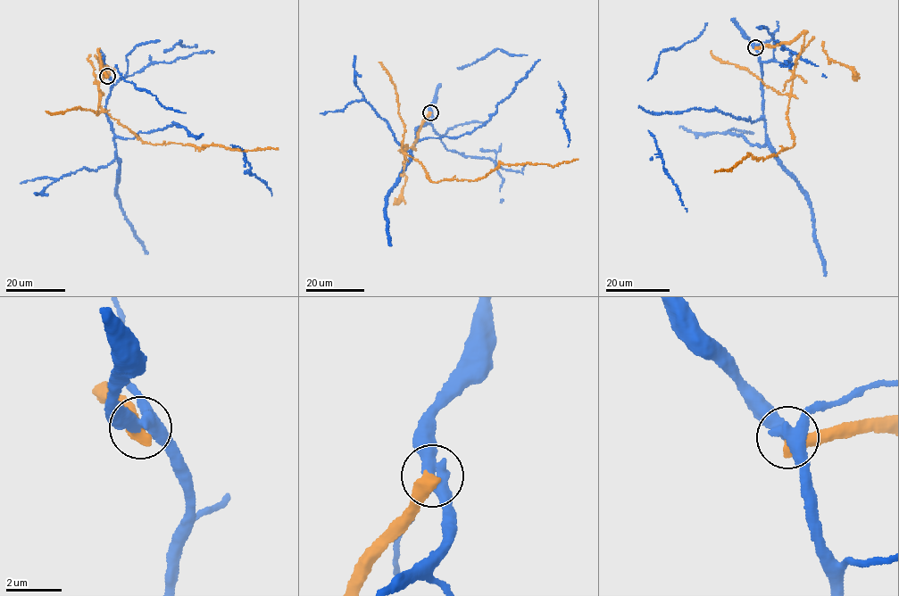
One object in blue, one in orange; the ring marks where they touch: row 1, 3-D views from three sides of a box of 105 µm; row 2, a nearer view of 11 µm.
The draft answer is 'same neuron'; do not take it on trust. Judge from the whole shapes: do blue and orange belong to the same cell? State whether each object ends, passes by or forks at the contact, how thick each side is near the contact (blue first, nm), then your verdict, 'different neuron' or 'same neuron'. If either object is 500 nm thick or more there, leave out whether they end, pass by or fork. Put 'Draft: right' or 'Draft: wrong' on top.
Draft: wrong
440/550 nm | different neuron

